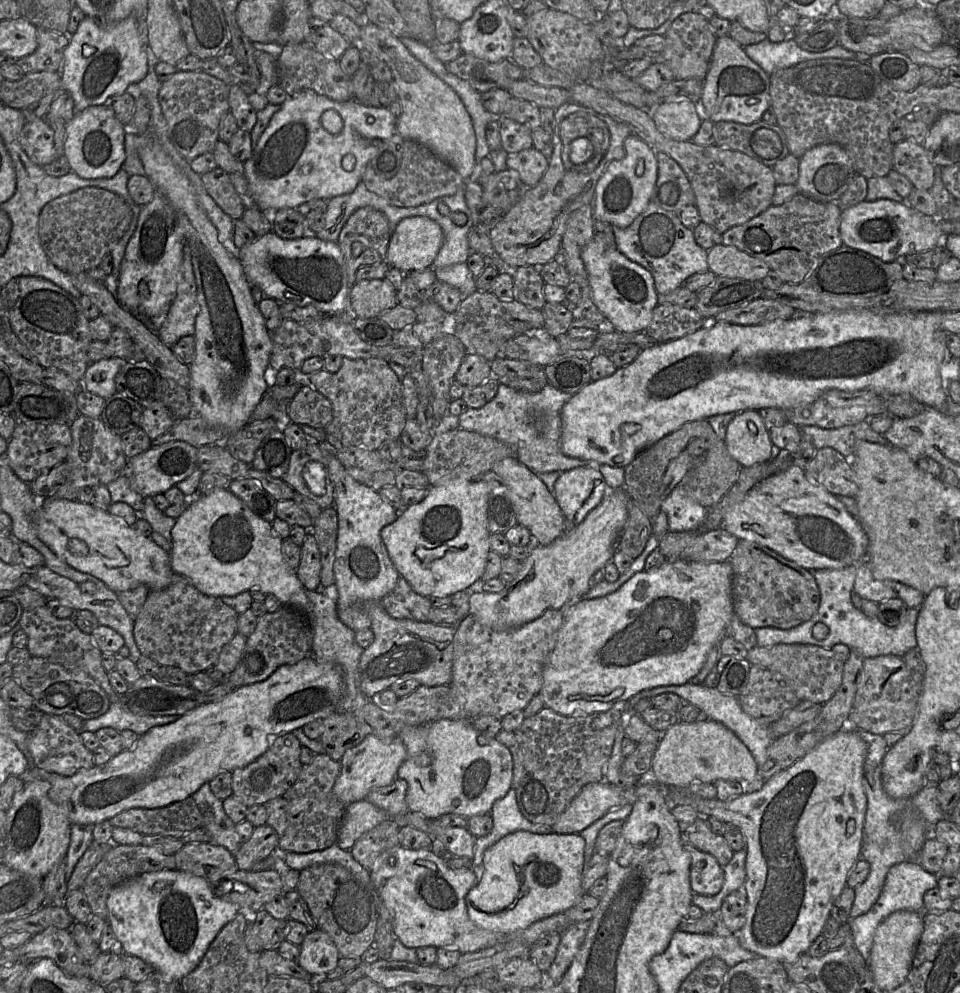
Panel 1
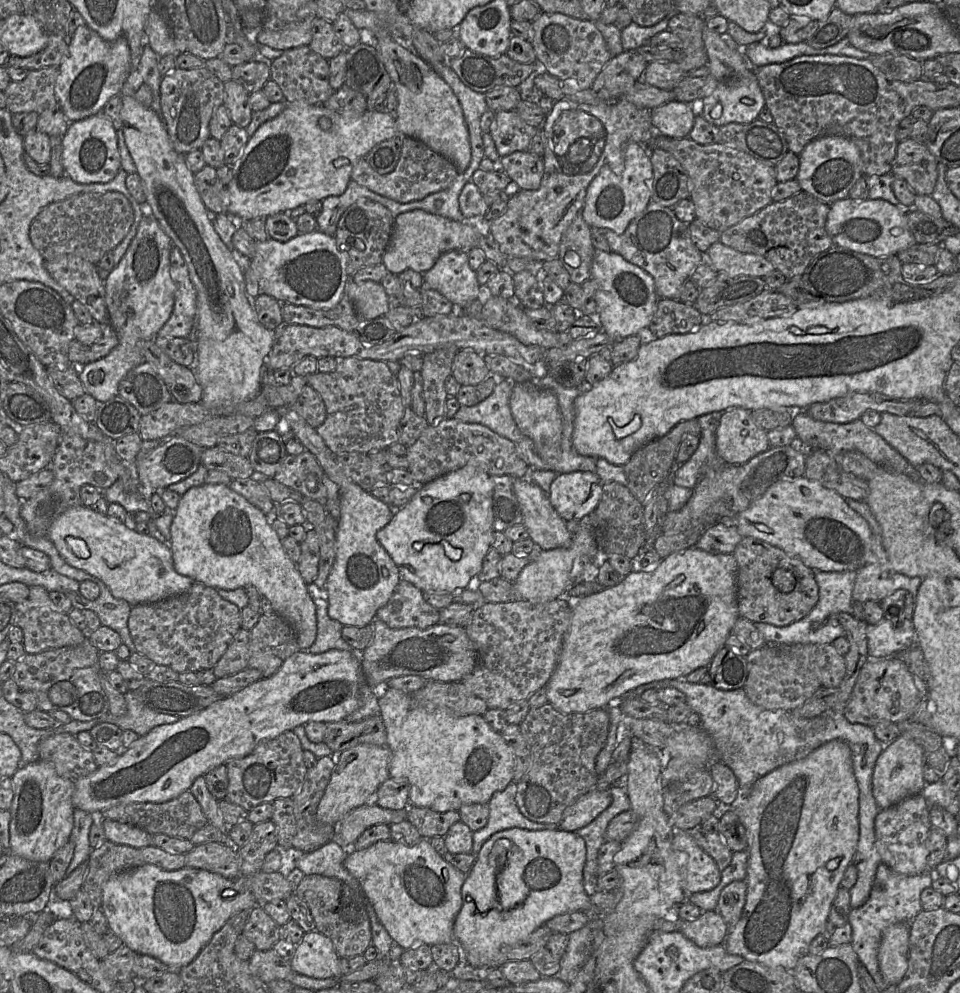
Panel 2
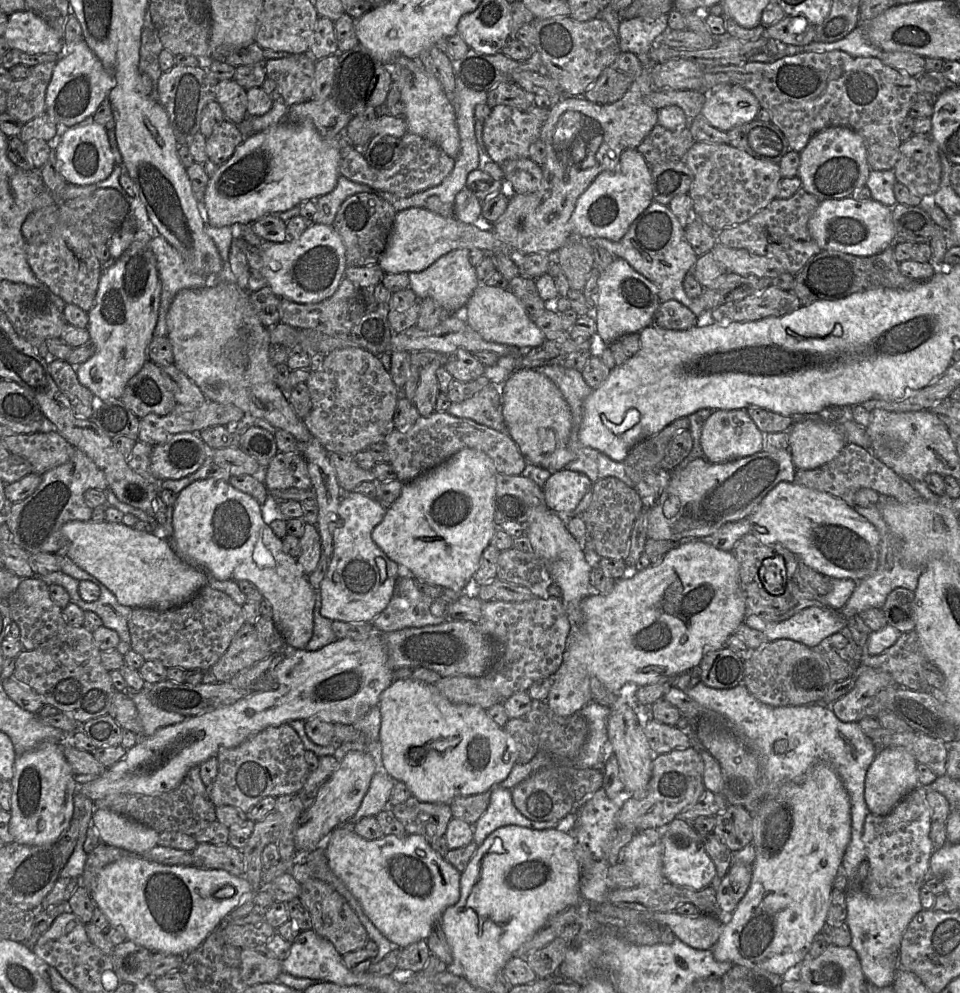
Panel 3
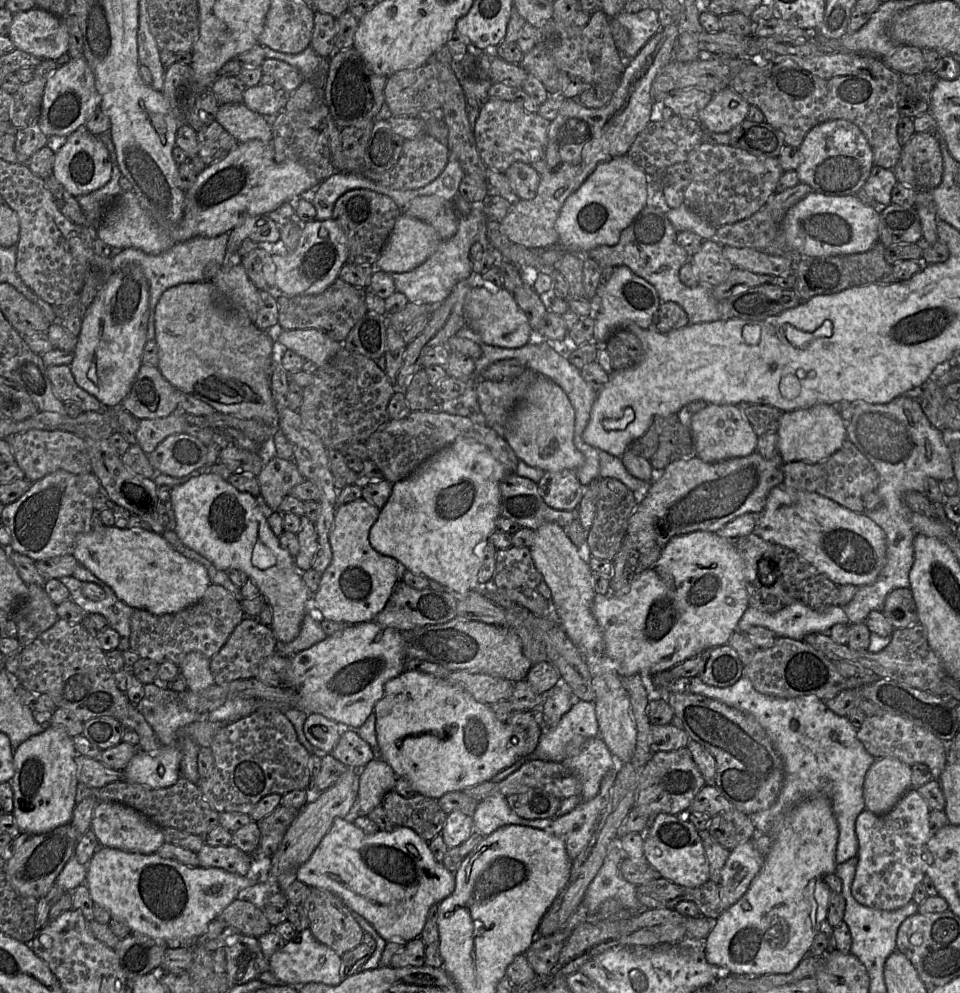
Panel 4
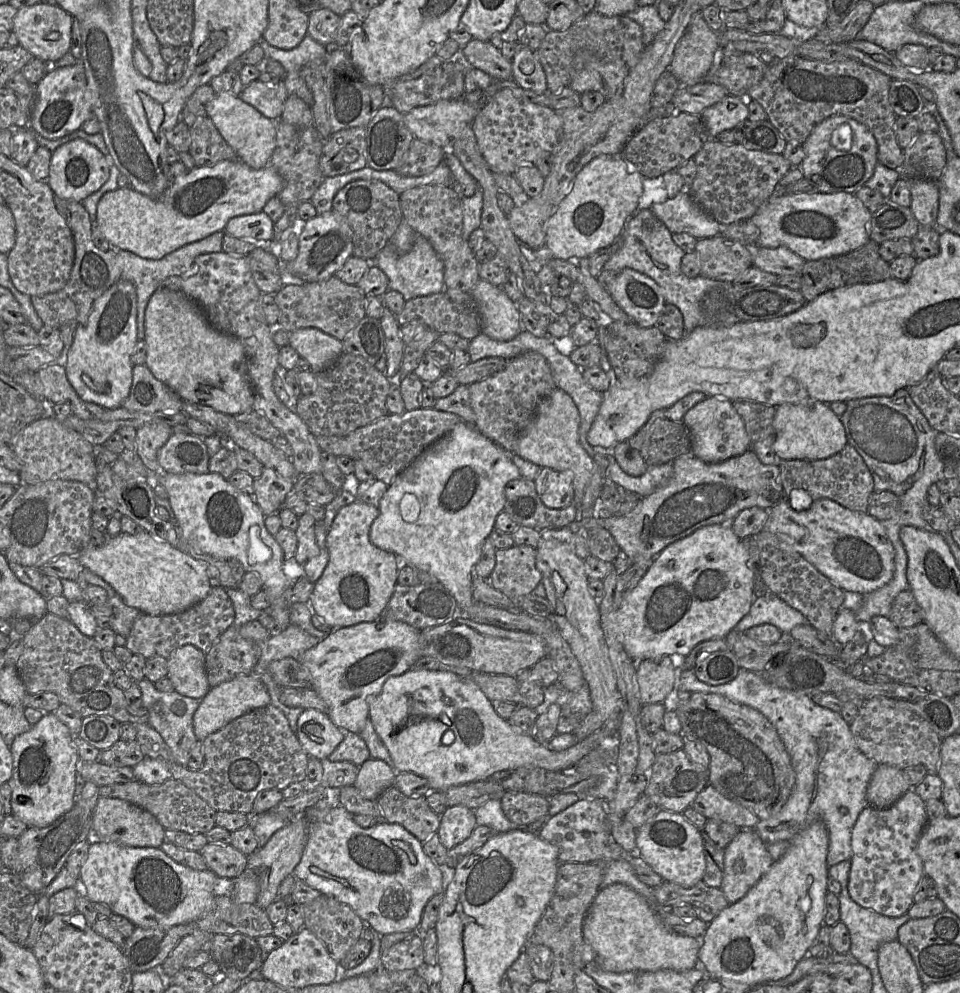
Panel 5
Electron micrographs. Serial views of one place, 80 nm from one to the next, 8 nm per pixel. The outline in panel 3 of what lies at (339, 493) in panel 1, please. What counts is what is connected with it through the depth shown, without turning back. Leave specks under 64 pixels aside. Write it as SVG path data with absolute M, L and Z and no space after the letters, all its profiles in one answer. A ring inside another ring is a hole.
M216 282L212 286L202 287L202 288L186 288L180 290L174 297L167 316L167 335L169 339L172 351L173 351L173 364L178 370L183 372L188 378L190 378L201 390L206 400L217 402L220 404L231 404L240 408L245 416L251 416L253 418L263 419L272 425L276 429L283 429L291 433L299 443L309 442L313 435L306 427L303 419L299 418L294 411L292 405L289 402L288 394L283 391L274 381L274 364L271 360L271 343L269 340L268 329L264 327L257 315L254 312L252 304L250 302L250 292L240 289L236 283L233 282ZM342 491L342 499L338 509L338 521L337 526L334 530L333 535L333 554L328 565L327 573L324 579L321 582L319 590L316 590L320 593L321 596L321 607L320 613L325 618L328 618L332 621L338 620L343 622L351 623L370 623L372 620L380 614L388 605L389 601L394 592L396 581L399 577L399 565L395 561L391 560L372 540L371 534L375 526L377 526L384 518L386 513L386 508L384 508L375 498L368 497L361 493L356 492L345 492Z

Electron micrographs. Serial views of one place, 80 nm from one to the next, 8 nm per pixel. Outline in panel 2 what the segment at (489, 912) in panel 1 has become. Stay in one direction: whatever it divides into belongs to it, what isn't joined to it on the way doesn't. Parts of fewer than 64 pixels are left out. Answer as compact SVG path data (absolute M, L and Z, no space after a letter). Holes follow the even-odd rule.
M510 828L499 831L493 834L482 846L476 860L467 874L466 879L462 885L462 907L455 918L453 926L453 935L455 942L461 948L463 954L463 961L470 966L481 969L493 969L498 967L498 954L503 947L511 946L526 939L537 928L544 925L548 920L561 914L575 912L575 911L589 911L593 904L590 896L586 893L583 886L583 869L586 859L586 845L582 837L576 832L568 832L563 830L539 830L532 831L521 828Z

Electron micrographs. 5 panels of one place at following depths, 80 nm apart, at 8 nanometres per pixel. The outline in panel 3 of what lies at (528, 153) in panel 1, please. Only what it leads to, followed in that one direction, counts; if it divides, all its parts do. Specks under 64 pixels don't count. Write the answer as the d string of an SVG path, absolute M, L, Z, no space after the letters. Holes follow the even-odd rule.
M529 157L507 160L501 164L501 168L505 180L511 182L516 194L533 193L541 184L542 167Z

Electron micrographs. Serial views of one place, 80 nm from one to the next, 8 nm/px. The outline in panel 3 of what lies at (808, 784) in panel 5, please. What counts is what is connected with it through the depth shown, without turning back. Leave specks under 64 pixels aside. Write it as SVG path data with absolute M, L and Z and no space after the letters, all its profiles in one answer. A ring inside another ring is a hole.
M699 682L684 692L700 705L729 719L758 752L759 763L767 778L767 795L787 782L799 782L818 763L830 765L848 792L851 805L851 839L841 866L852 888L857 885L860 864L866 860L862 840L863 826L870 813L864 798L867 770L879 749L856 722L842 722L829 706L821 703L773 707L758 701L743 682L731 689L715 689Z

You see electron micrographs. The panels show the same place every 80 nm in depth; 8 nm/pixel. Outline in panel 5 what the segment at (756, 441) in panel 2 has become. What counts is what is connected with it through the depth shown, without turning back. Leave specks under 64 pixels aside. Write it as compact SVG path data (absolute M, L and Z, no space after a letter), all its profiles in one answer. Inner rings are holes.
M706 397L684 416L682 423L688 428L691 438L691 455L705 463L720 463L737 457L751 448L741 416L726 398Z

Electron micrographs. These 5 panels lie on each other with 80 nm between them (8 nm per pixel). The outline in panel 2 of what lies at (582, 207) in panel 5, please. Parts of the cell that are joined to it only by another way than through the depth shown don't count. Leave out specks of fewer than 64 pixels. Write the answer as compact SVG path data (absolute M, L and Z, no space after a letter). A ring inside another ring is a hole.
M630 142L624 148L622 164L604 165L587 189L581 214L590 227L601 227L622 234L629 223L651 201L653 166L648 147Z

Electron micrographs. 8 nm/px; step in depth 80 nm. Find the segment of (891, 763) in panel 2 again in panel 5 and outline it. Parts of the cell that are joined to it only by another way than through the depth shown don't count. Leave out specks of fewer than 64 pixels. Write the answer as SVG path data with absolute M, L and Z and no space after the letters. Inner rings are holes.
M878 764L869 781L866 797L869 806L885 809L892 806L910 789L912 788L904 770Z

